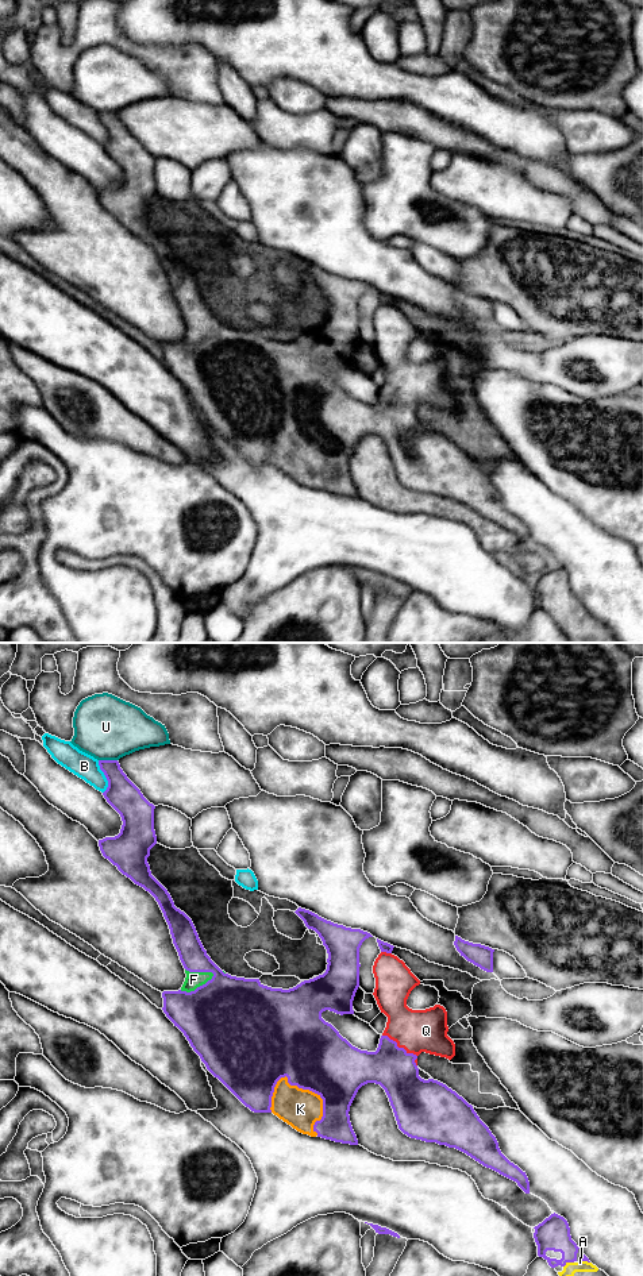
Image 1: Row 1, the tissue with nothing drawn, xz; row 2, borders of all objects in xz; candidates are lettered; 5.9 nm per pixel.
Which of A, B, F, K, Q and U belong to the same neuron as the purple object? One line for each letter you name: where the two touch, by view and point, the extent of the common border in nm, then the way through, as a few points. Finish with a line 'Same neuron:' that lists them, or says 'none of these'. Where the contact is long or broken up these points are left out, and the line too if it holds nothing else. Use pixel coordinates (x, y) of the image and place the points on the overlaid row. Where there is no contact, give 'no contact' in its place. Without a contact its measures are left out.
A: contact xz (568, 1261); length 70 nm
F: contact xz (197, 987); length 220 nm
K: contact xz (320, 1097); length 420 nm
Q: contact xz (403, 1048); length 280 nm
Same neuron: A, F, K, Q

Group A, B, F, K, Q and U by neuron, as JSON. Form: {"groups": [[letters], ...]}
{"groups": [["A", "F", "K", "Q"], ["B"], ["U"]]}

